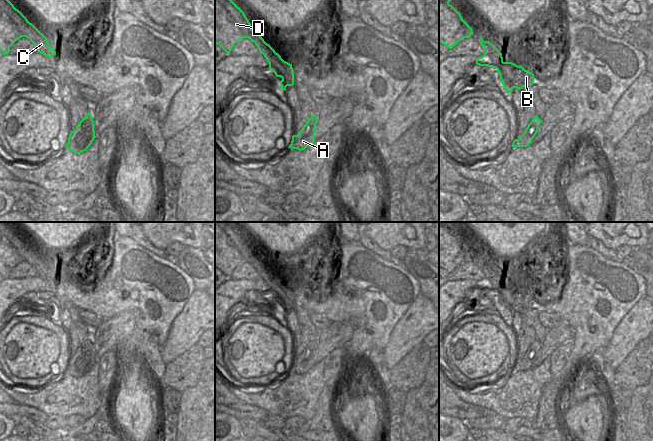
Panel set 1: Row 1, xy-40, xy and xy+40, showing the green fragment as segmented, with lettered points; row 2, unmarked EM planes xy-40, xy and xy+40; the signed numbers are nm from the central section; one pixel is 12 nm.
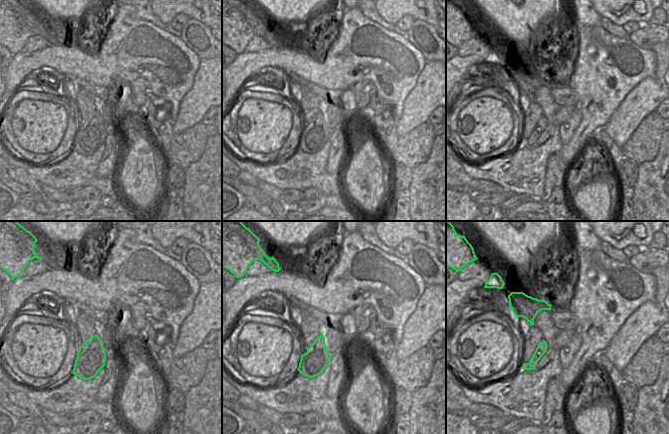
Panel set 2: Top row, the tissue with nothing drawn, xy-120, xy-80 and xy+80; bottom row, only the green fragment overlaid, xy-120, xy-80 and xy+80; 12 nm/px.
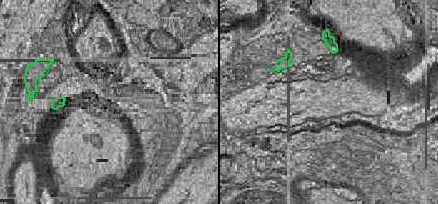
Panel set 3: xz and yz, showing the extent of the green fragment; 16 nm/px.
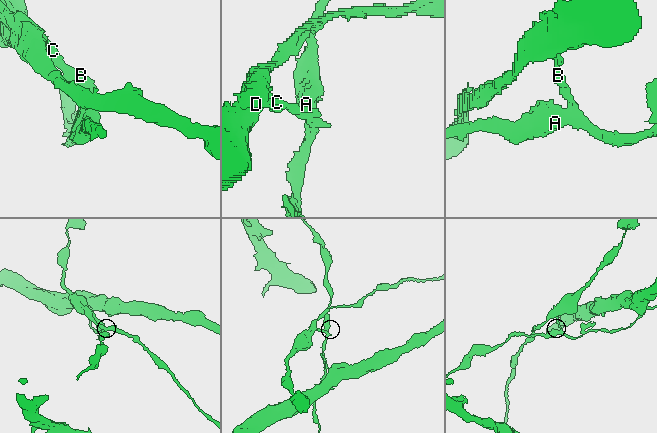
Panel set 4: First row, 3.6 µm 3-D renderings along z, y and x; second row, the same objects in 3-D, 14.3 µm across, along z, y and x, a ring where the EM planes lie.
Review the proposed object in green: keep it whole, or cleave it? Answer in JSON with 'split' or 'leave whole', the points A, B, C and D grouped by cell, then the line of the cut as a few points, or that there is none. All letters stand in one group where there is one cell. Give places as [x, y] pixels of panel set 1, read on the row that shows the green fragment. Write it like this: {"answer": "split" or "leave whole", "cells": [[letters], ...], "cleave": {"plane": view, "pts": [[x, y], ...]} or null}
{"answer": "split", "cells": [["A", "B"], ["C", "D"]], "cleave": {"plane": "xy+40", "pts": [[497, 49], [491, 53], [485, 53]]}}

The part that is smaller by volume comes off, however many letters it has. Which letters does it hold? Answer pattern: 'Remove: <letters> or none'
Remove: A, B.

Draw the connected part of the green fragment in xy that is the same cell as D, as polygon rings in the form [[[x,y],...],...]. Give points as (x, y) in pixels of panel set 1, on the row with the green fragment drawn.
[[[215,0],[215,43],[230,54],[242,38],[254,42],[263,55],[275,51],[251,27],[244,12],[232,0]]]

